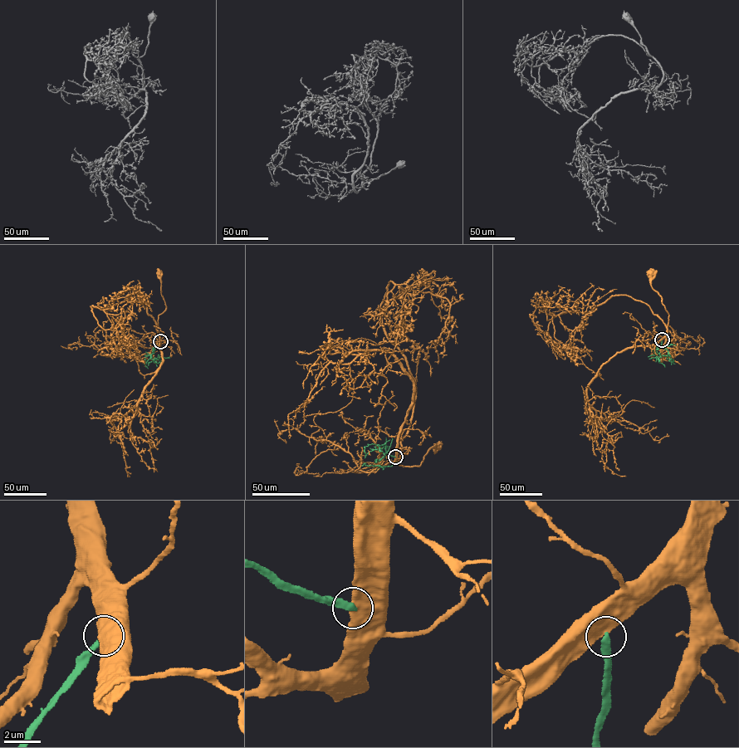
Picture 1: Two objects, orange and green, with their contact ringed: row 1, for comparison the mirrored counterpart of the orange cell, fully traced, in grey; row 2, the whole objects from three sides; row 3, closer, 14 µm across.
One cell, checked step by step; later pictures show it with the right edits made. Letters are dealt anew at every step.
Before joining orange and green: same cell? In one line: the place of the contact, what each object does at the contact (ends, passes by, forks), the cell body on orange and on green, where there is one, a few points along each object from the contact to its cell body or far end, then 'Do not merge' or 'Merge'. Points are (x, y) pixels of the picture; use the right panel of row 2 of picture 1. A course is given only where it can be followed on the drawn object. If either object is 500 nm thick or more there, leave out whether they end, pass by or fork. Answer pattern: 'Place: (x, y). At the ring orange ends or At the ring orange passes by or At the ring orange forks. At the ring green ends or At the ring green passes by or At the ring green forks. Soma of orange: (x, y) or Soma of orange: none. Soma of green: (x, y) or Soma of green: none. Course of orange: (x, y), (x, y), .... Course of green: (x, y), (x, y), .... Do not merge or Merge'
Place: (662, 339). Soma of orange: (652, 273). Soma of green: none. Course of orange: (662, 339), (666, 334), (668, 315), (662, 297), (652, 286), (652, 274). Course of green: (662, 339), (661, 346), (655, 350), (657, 357), (659, 358), (658, 354), (648, 357). Do not merge

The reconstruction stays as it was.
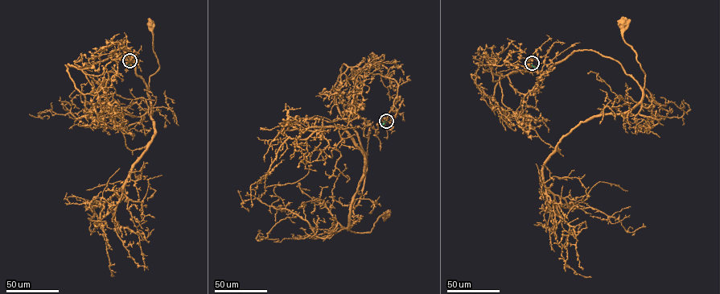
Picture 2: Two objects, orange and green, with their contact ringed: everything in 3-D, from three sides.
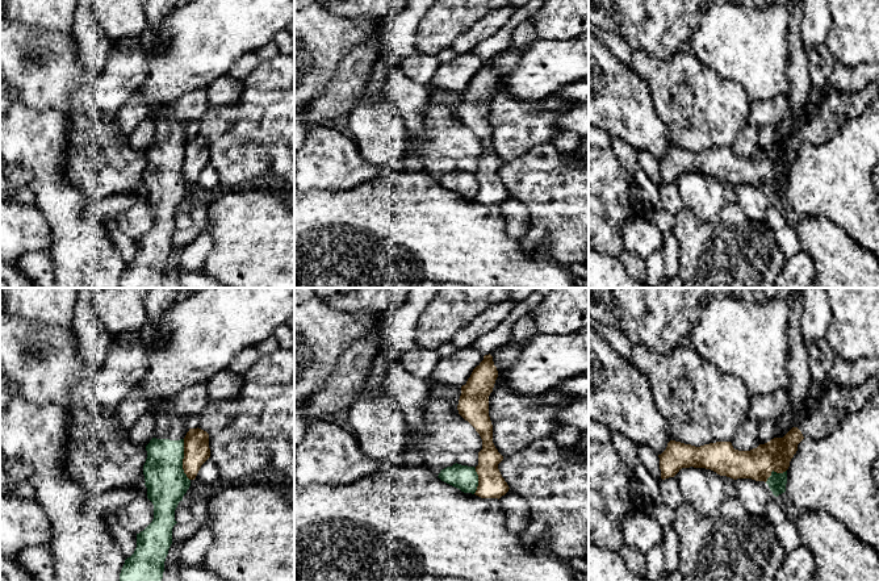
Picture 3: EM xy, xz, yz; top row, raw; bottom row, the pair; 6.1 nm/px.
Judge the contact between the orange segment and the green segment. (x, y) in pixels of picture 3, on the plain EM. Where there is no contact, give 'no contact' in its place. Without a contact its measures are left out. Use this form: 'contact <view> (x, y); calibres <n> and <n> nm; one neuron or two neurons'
contact xy (183, 166); calibres 160 and 260 nm; two neurons

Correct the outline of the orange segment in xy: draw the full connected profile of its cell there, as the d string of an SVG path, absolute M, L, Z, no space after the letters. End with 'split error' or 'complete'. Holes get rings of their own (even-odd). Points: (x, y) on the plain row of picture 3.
M189 134L184 143L183 175L194 185L201 171L210 163L209 139L201 134Z; complete

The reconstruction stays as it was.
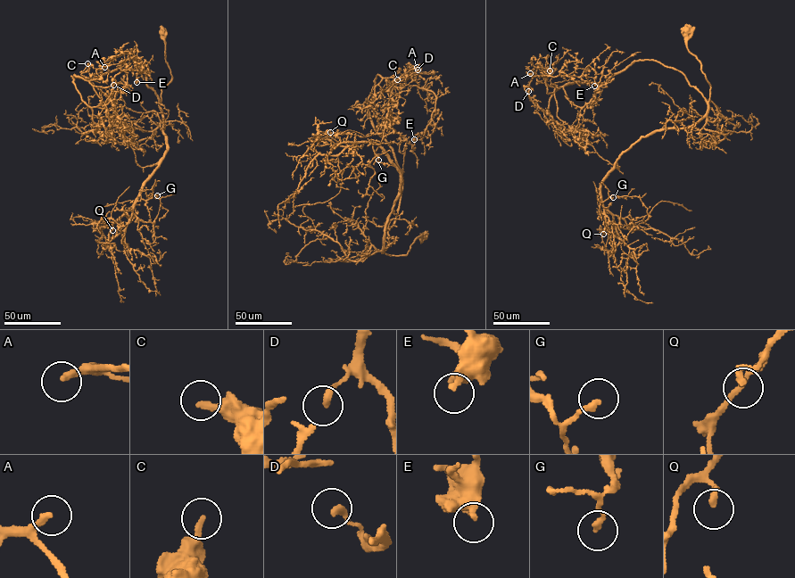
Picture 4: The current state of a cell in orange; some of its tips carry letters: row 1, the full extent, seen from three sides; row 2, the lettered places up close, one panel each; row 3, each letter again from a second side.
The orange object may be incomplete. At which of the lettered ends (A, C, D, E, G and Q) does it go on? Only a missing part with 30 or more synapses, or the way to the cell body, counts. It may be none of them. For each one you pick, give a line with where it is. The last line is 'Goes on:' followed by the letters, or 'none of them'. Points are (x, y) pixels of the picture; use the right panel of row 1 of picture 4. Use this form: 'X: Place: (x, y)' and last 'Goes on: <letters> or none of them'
A: Place: (530, 73)
Goes on: A

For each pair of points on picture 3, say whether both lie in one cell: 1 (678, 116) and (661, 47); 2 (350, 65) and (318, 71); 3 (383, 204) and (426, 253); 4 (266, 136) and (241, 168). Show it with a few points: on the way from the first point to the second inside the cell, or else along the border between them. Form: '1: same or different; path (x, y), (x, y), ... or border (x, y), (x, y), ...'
1: different; border (633, 50), (645, 50), (662, 59), (676, 53)
2: different; border (358, 45), (340, 61), (335, 75), (319, 93)
3: same; path (389, 216), (414, 241)
4: same; path (264, 143), (248, 161)

